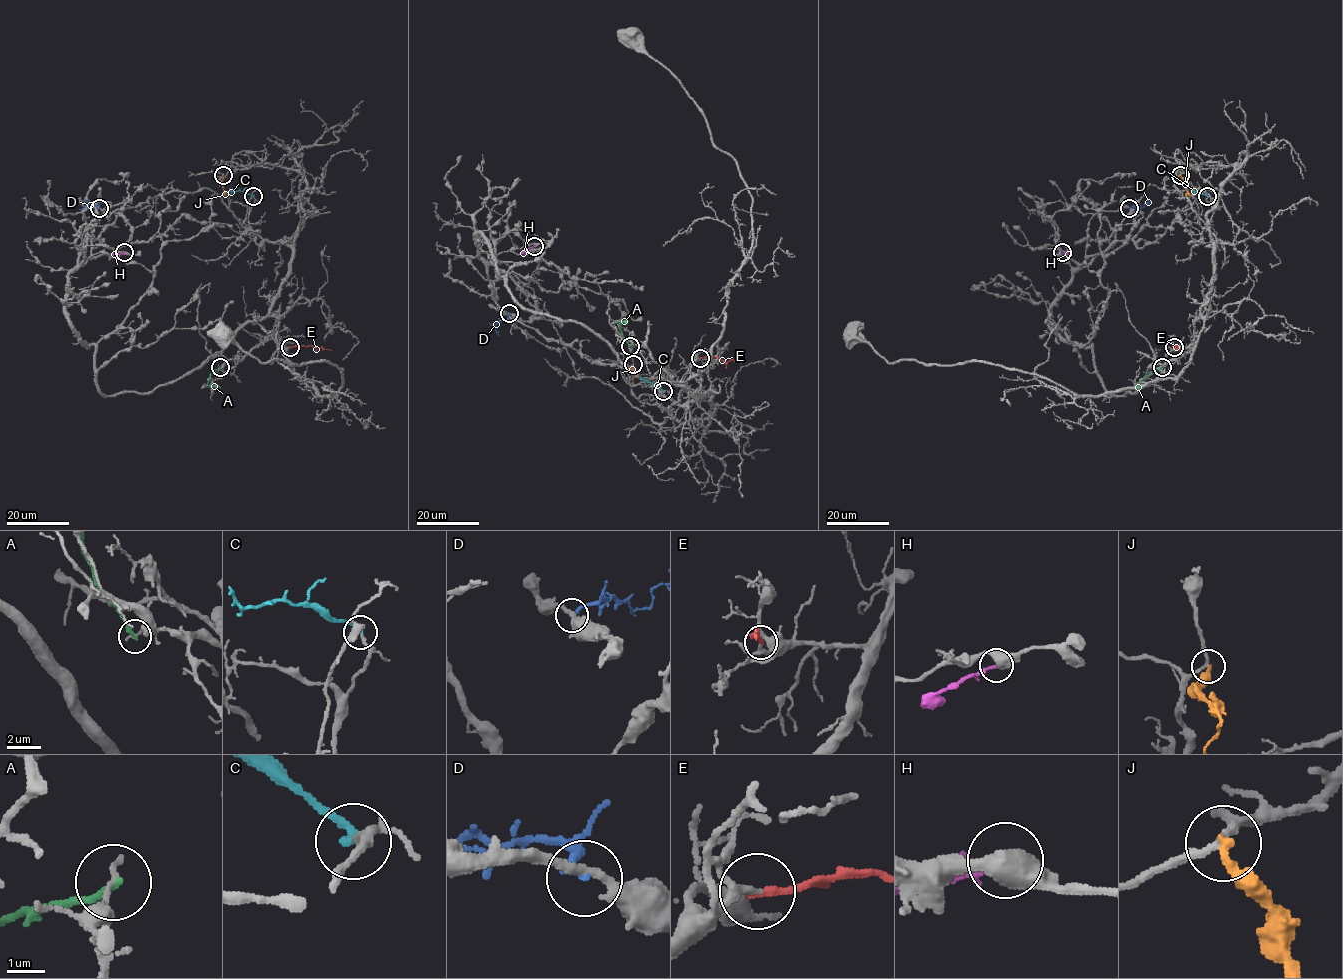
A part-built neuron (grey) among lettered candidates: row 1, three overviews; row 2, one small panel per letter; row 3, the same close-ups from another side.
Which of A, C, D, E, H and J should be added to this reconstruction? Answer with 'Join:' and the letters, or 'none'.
Join: C, E

